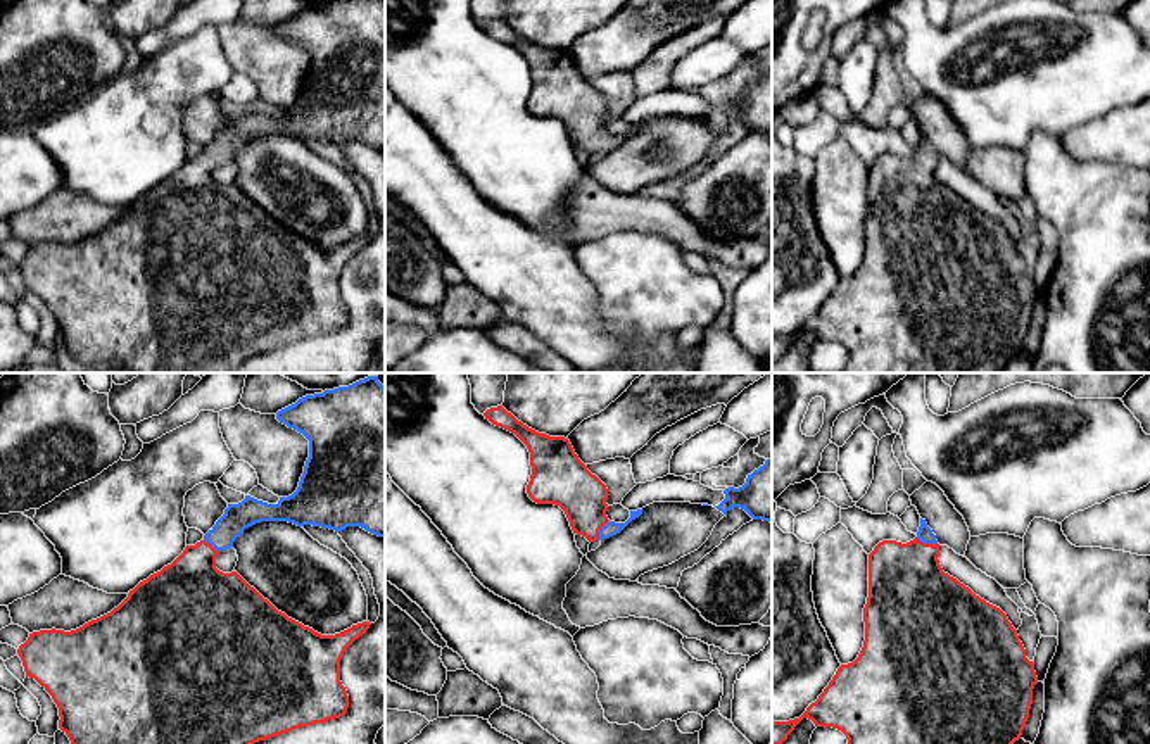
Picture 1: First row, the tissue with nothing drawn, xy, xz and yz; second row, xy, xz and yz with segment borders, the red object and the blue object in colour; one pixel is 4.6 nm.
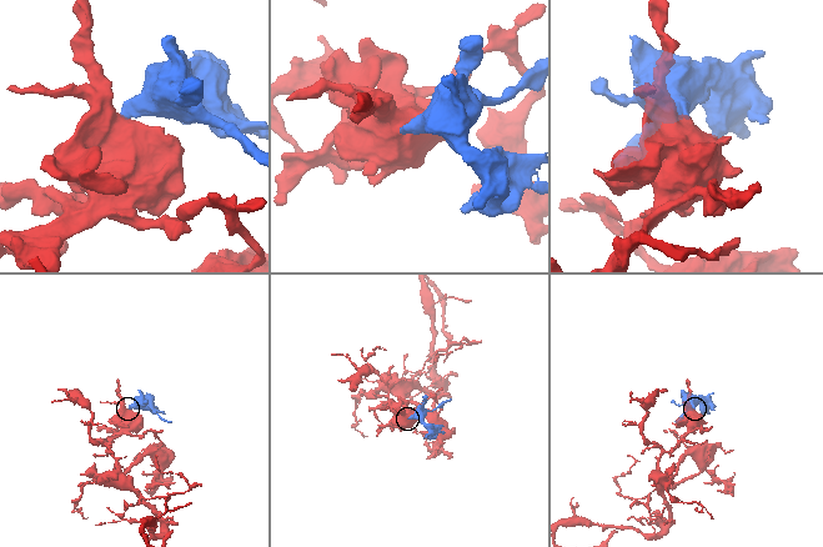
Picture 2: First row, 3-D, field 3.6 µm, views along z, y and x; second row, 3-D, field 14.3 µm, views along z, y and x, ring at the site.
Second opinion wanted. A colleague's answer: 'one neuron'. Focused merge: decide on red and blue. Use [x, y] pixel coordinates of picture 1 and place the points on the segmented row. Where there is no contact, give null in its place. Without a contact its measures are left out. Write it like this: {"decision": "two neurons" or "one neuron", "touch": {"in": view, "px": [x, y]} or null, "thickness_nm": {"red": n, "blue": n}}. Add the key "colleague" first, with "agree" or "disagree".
{"colleague": "agree", "decision": "one neuron", "touch": {"in": "yz", "px": [926, 544]}, "thickness_nm": {"red": 380, "blue": 70}}

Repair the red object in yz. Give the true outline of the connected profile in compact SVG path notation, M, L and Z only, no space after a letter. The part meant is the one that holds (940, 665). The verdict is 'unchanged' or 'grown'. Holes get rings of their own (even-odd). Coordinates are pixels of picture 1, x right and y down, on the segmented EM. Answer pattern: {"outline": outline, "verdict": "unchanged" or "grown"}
{"outline": "M922 518L913 540L882 540L874 547L863 608L865 640L858 658L837 668L799 718L772 722L772 744L782 744L803 718L815 727L841 730L848 744L1014 744L1020 739L1038 684L1034 663L1026 658L1007 615L945 573L938 558L939 544Z", "verdict": "grown"}

